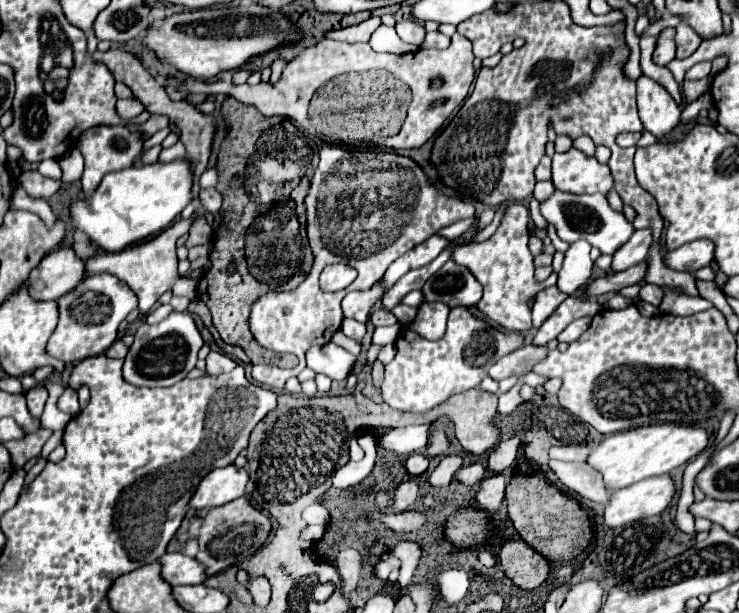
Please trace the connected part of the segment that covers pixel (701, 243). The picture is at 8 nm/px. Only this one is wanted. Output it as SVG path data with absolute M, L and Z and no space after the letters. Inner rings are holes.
M694 240L676 250L668 250L664 254L664 264L674 270L696 272L702 266L708 266L714 260L714 242L710 240Z

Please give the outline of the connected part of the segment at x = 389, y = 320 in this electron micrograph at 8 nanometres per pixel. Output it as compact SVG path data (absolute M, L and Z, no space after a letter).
M372 310L370 320L374 326L389 326L398 322L397 318L388 310Z

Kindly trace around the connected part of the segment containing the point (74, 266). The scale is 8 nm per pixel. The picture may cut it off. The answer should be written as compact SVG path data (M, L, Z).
M56 248L28 274L24 286L34 300L56 300L78 280L82 280L82 260L70 248Z

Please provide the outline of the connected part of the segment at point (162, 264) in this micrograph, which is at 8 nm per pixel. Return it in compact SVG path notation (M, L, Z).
M193 213L189 219L176 220L174 224L170 224L166 230L162 230L160 234L156 234L152 240L136 244L136 246L128 246L122 252L114 252L114 254L94 254L90 258L84 258L84 276L92 276L92 274L100 274L100 272L110 272L114 276L118 276L120 280L124 280L134 294L140 300L140 312L146 316L150 312L150 308L158 302L158 298L172 290L172 296L184 296L194 300L196 298L196 280L190 280L186 276L178 274L178 258L176 258L176 240L188 232L190 222L192 224L196 213Z

